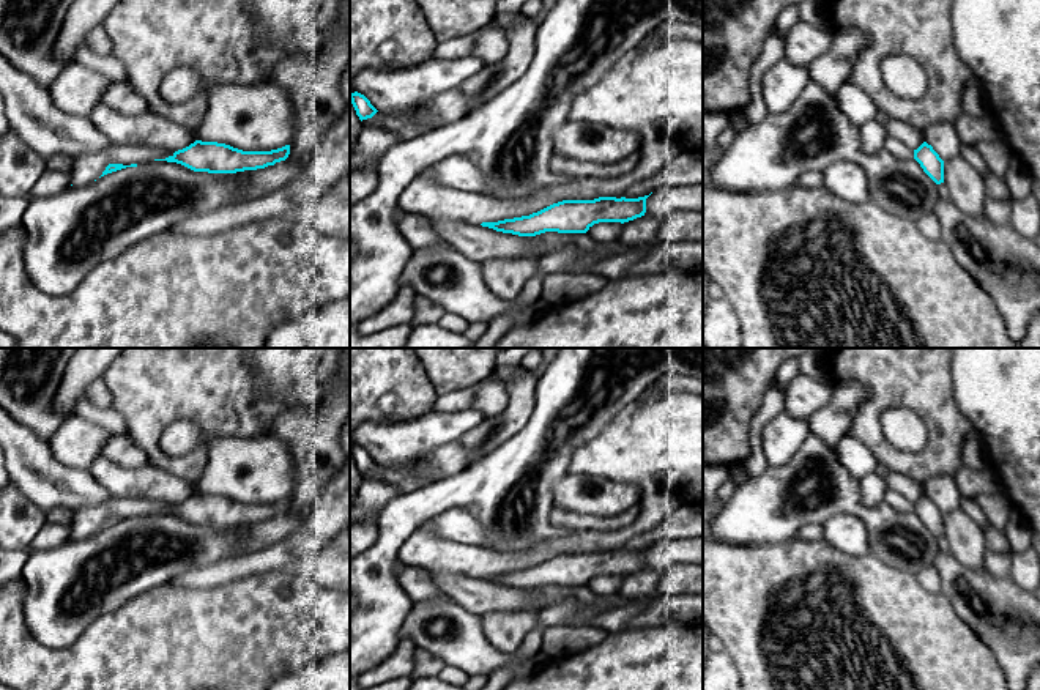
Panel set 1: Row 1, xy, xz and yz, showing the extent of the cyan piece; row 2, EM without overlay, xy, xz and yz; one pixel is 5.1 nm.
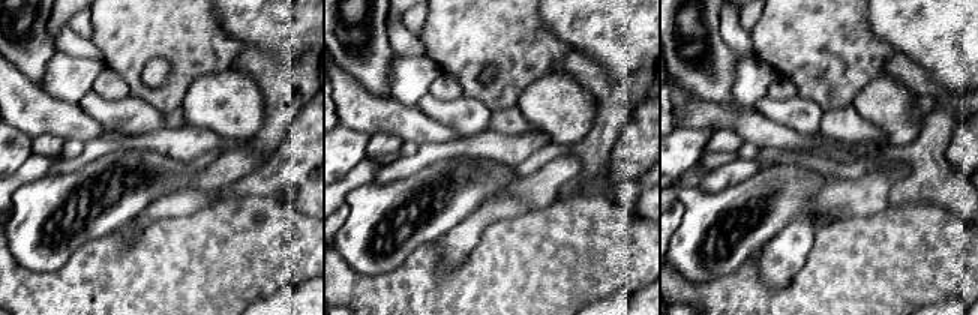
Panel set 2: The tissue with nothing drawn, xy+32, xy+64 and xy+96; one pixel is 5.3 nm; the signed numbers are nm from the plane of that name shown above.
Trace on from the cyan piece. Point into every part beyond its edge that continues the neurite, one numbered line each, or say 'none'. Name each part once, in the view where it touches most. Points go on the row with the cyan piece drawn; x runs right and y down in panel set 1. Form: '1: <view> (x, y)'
none

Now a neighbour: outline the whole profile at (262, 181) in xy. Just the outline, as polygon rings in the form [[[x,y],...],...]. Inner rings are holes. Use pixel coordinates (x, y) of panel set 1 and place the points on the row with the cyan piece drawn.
[[[312,151],[304,153],[298,159],[288,159],[268,165],[265,169],[251,170],[243,195],[232,203],[268,195],[296,178],[312,158]]]

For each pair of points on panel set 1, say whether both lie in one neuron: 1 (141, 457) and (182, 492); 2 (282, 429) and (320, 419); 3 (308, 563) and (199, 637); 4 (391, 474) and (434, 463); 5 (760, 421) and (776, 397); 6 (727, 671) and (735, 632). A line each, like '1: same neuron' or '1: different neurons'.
1: different neurons
2: same neuron
3: different neurons
4: same neuron
5: same neuron
6: different neurons

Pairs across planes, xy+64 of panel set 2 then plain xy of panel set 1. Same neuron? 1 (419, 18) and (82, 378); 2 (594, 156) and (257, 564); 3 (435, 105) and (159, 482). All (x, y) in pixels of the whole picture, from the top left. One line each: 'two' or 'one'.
1: two
2: two
3: one

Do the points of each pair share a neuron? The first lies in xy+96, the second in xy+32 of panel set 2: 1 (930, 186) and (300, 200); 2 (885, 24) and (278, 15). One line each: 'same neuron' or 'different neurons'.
1: different neurons
2: same neuron

